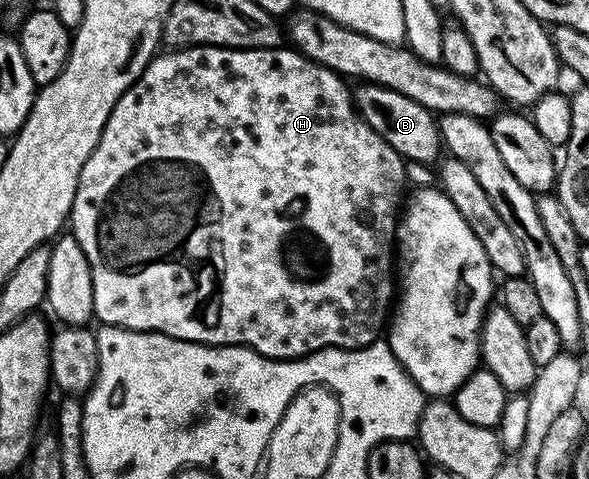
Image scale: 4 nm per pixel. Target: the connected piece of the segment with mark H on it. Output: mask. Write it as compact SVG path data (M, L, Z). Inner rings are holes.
M194 45L175 50L164 50L153 56L144 73L132 84L131 88L125 90L122 98L118 98L118 102L102 130L98 146L90 154L90 158L86 158L86 166L82 166L78 190L74 194L72 203L70 232L76 237L78 246L82 246L82 250L90 262L92 285L94 286L92 310L95 319L97 321L100 319L101 325L112 324L115 328L129 328L135 332L161 332L176 340L189 340L195 344L253 348L258 354L268 356L271 360L299 360L300 357L308 356L311 352L321 352L323 348L364 348L367 344L373 344L375 340L381 339L390 320L390 309L394 304L394 245L396 244L398 213L402 208L400 195L404 192L406 160L357 115L357 111L353 107L349 85L344 84L347 83L338 73L331 72L329 68L323 68L321 64L316 64L312 60L307 60L301 52L288 46L260 49Z

